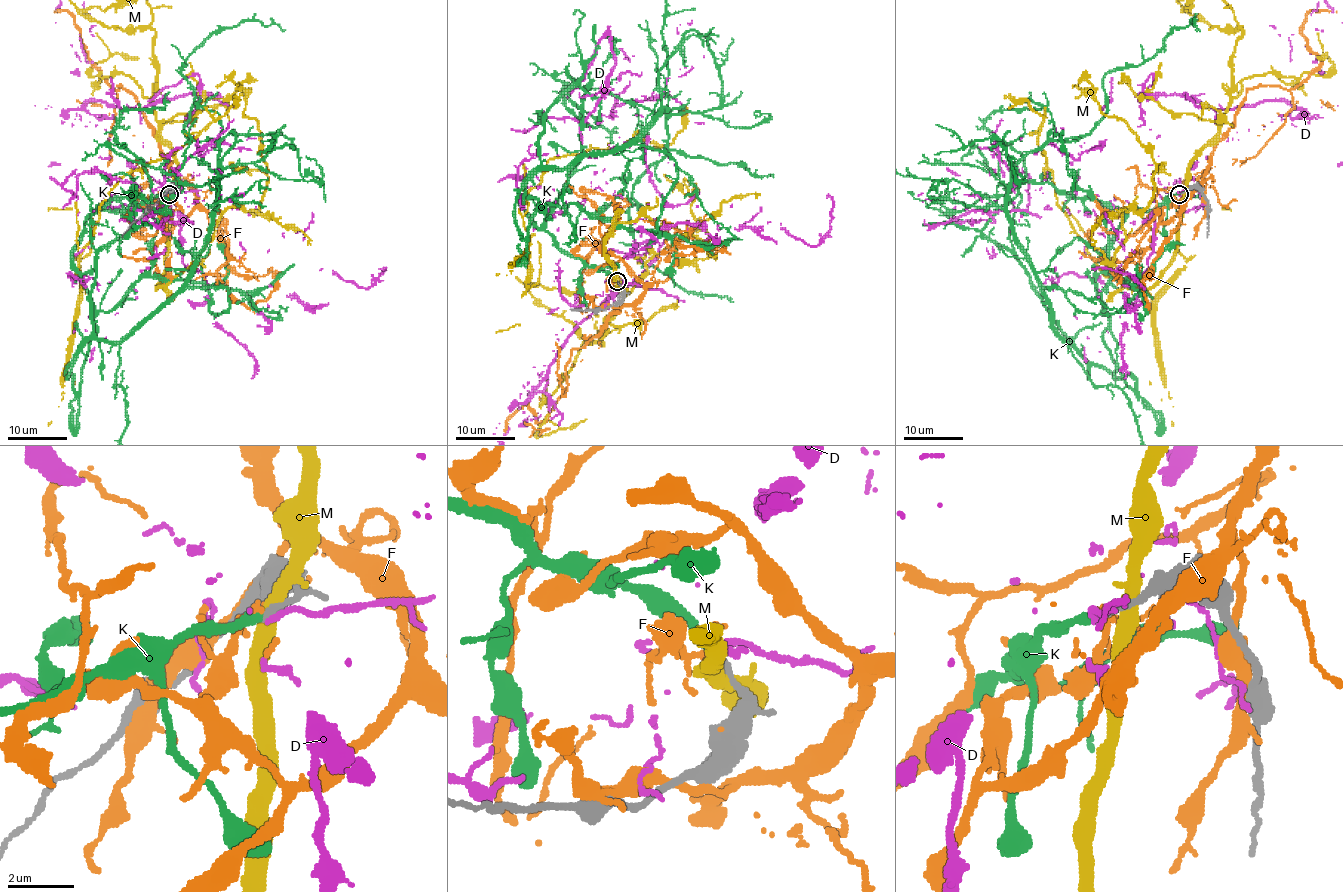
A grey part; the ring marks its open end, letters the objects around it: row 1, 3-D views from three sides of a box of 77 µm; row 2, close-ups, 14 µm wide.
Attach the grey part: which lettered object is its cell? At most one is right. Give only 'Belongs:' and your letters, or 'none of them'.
Belongs: K

